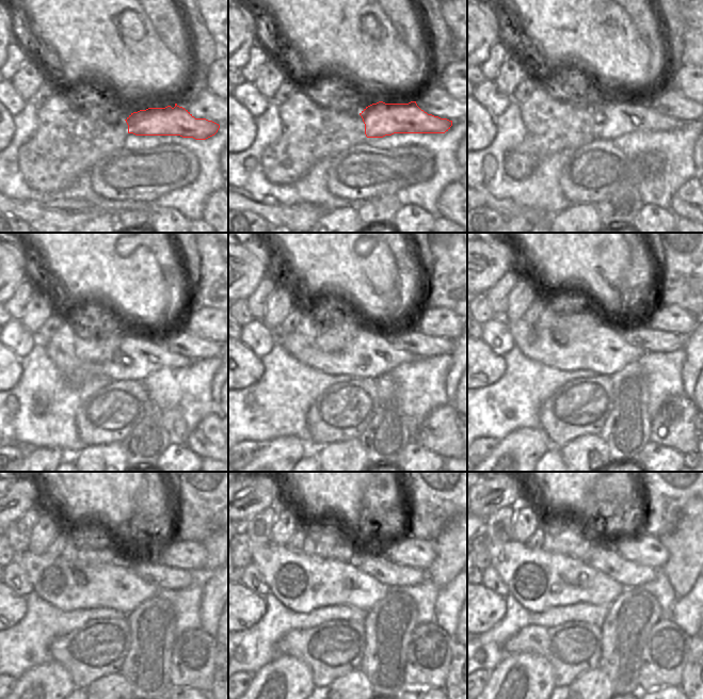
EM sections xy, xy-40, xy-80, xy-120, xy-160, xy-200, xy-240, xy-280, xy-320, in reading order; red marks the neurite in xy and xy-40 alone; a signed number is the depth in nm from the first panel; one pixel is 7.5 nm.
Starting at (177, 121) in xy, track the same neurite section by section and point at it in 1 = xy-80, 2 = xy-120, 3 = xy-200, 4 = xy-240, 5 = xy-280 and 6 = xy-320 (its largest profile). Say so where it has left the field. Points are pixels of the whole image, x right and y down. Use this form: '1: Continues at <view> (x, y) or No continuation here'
1: Continues at xy-80 (614, 118)
2: Continues at xy-120 (137, 356)
3: Continues at xy-200 (600, 347)
4: Continues at xy-240 (114, 585)
5: Continues at xy-280 (302, 583)
6: Continues at xy-320 (539, 580)

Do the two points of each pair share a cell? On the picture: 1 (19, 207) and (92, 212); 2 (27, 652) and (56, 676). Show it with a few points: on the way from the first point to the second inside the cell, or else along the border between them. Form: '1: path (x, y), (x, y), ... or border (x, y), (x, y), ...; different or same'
1: path (37, 212), (74, 212); same
2: border (52, 660), (31, 667), (20, 678); different

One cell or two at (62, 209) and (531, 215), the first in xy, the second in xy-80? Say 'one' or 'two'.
one

